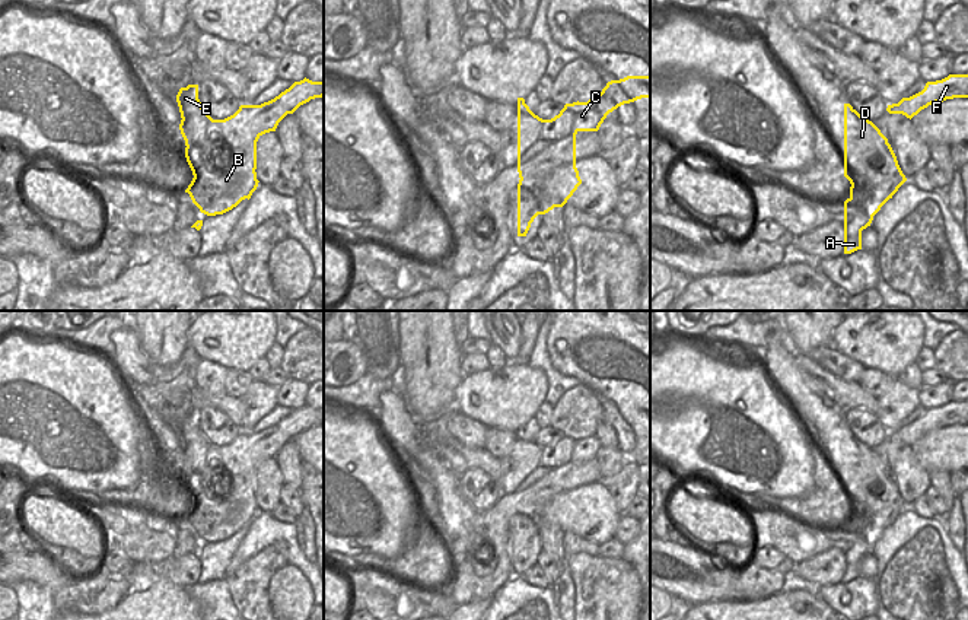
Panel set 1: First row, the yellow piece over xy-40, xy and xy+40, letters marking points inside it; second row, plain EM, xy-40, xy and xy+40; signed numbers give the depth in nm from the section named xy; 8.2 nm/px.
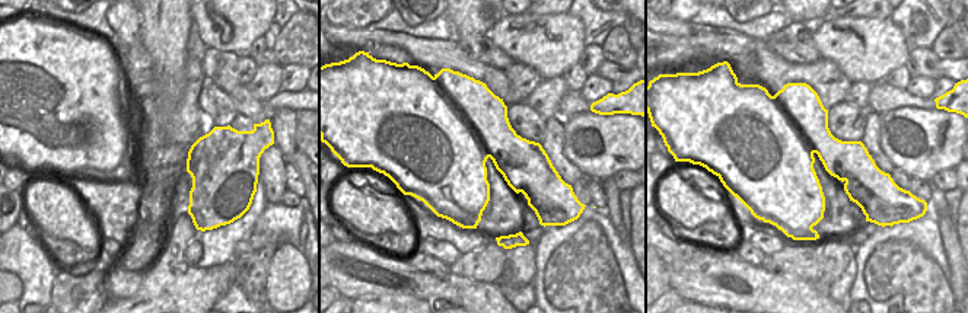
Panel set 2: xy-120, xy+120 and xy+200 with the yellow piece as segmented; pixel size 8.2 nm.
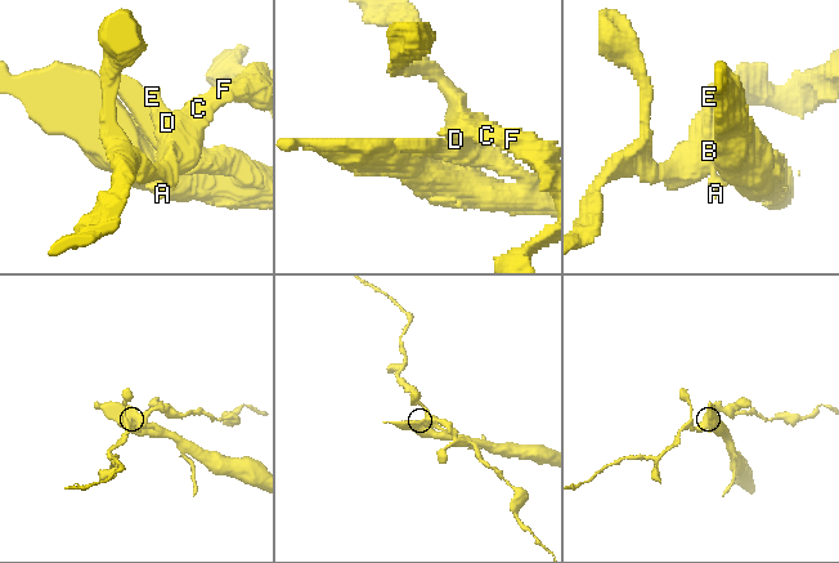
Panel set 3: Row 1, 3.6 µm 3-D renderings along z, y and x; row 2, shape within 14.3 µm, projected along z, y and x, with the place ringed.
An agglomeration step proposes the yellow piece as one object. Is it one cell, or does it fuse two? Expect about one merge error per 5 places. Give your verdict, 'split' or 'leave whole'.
split

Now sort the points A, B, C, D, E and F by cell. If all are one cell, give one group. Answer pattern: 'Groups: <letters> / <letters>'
Groups: A B C F / D E.

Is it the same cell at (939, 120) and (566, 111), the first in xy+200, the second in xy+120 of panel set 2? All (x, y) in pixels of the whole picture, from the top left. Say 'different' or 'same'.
different

